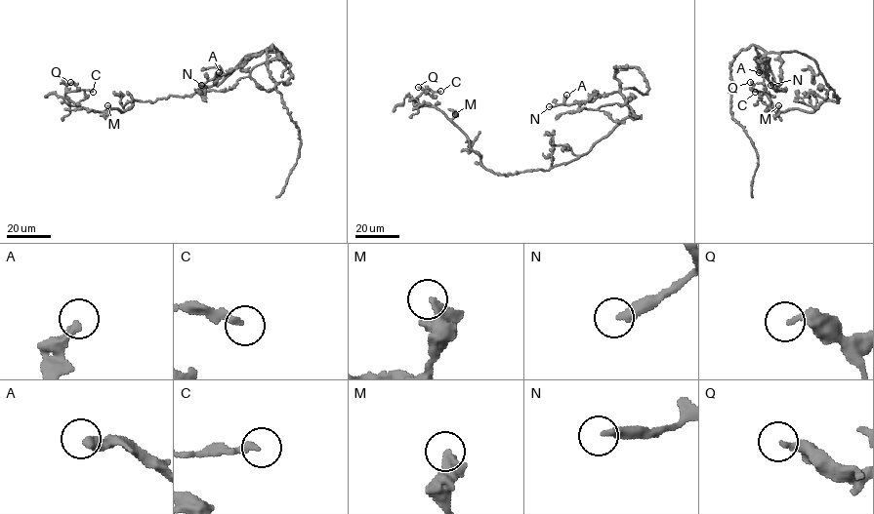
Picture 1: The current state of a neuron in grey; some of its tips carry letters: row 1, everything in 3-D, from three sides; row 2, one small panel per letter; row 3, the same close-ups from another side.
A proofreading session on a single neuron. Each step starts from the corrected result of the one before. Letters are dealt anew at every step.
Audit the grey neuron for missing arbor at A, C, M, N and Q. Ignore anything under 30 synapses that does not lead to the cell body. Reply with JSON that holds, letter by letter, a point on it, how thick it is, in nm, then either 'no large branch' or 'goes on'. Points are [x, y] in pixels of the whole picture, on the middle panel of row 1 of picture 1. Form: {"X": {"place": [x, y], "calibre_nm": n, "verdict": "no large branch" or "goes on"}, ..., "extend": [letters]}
{"A": {"place": [566, 95], "calibre_nm": 320, "verdict": "no large branch"}, "C": {"place": [440, 91], "calibre_nm": 220, "verdict": "no large branch"}, "M": {"place": [455, 114], "calibre_nm": 360, "verdict": "no large branch"}, "N": {"place": [549, 106], "calibre_nm": 320, "verdict": "goes on"}, "Q": {"place": [418, 87], "calibre_nm": 280, "verdict": "no large branch"}, "extend": ["N"]}

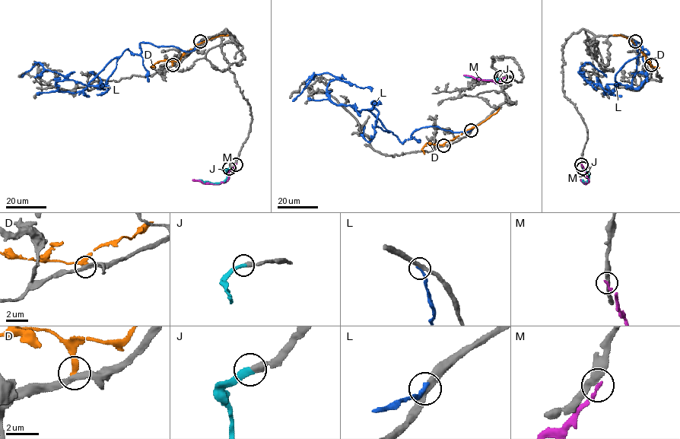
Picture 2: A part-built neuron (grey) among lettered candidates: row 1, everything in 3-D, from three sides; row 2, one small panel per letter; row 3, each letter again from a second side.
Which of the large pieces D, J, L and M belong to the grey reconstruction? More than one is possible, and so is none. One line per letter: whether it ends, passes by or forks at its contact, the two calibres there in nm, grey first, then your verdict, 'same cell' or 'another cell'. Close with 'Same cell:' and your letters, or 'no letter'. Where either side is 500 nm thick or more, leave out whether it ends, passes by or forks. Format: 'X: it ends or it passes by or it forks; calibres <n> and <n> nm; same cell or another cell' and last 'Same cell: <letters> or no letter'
D: it ends; calibres 320 and 240 nm; another cell
J: it ends; calibres 440 and 380 nm; same cell
L: it ends; calibres 340 and 240 nm; another cell
M: it ends; calibres 400 and 280 nm; another cell
Same cell: J

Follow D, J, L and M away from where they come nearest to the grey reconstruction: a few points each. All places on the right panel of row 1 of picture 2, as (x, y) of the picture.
D: (651, 65), (631, 40), (620, 35), (613, 35)
J: (582, 168), (589, 178), (585, 182), (581, 179)
L: (635, 41), (647, 54), (627, 61), (611, 92), (579, 71), (586, 62), (606, 77)
M: (581, 164), (588, 182), (585, 184), (580, 179)

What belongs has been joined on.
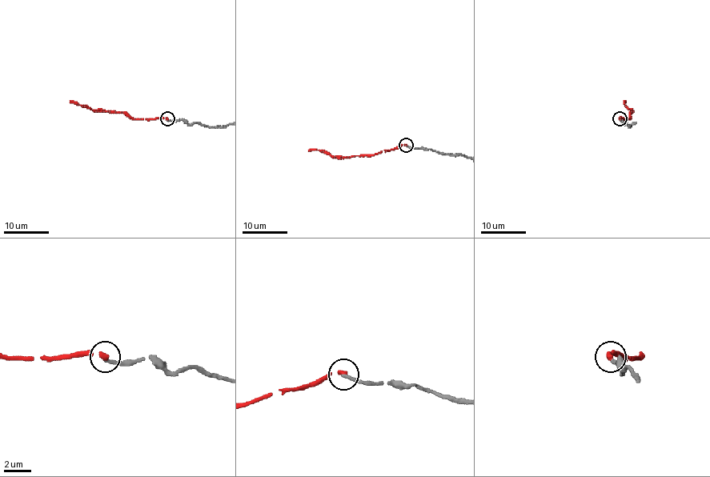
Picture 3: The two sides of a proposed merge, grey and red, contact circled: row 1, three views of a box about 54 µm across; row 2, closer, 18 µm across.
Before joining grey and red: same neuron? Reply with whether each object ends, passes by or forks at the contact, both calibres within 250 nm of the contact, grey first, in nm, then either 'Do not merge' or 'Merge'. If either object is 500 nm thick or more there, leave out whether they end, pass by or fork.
At the ring grey ends. At the ring red ends. Thickness 240 nm (grey) against 320 nm. Do not merge

